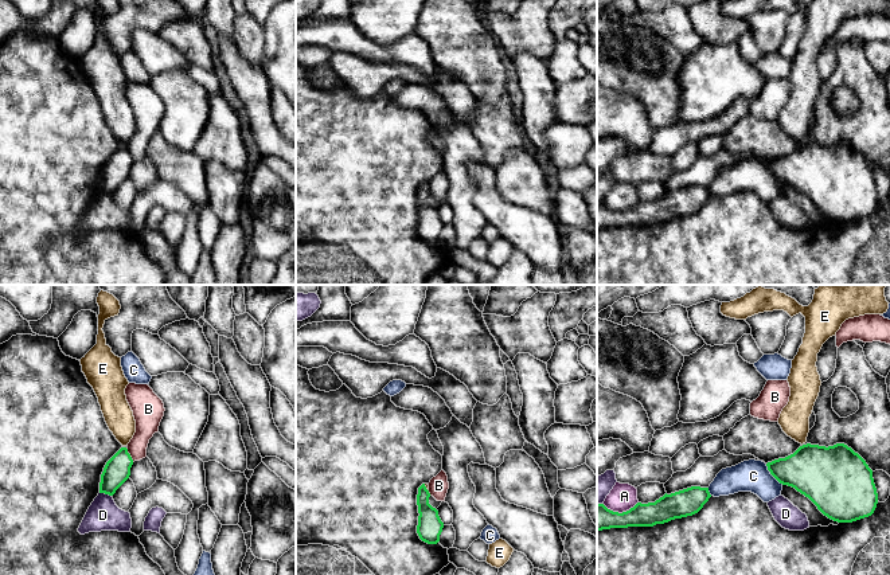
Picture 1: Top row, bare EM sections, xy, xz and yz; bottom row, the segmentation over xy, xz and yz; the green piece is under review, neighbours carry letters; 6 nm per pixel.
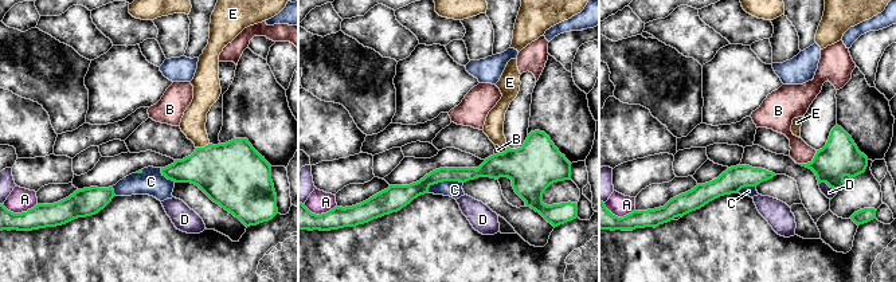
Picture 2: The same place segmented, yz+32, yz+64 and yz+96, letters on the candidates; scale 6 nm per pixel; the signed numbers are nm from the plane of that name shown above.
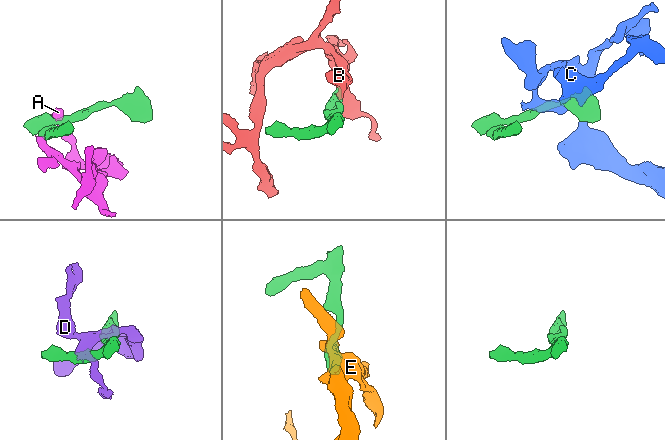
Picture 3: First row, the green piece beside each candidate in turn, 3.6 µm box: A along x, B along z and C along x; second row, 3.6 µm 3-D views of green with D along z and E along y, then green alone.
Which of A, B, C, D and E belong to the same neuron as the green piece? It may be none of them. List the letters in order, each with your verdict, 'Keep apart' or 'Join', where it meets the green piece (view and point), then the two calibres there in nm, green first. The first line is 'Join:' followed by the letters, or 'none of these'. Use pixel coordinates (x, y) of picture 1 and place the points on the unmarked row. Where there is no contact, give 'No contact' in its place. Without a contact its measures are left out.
Join: E
A: Keep apart. Touches green at yz (620, 212). Thickness 160 nm (green) against 160 nm
B: Keep apart. Touches green at xy (129, 153). Thickness 160 nm (green) against 150 nm
C: Keep apart. Touches green at yz (772, 173). Thickness 320 nm (green) against 190 nm
D: Keep apart. Touches green at xy (105, 192). Thickness 160 nm (green) against 190 nm
E: Join. Touches green at xz (425, 187). Thickness 150 nm (green) against 20 nm

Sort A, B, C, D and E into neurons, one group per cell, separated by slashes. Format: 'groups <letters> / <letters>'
groups A D / B / C / E

